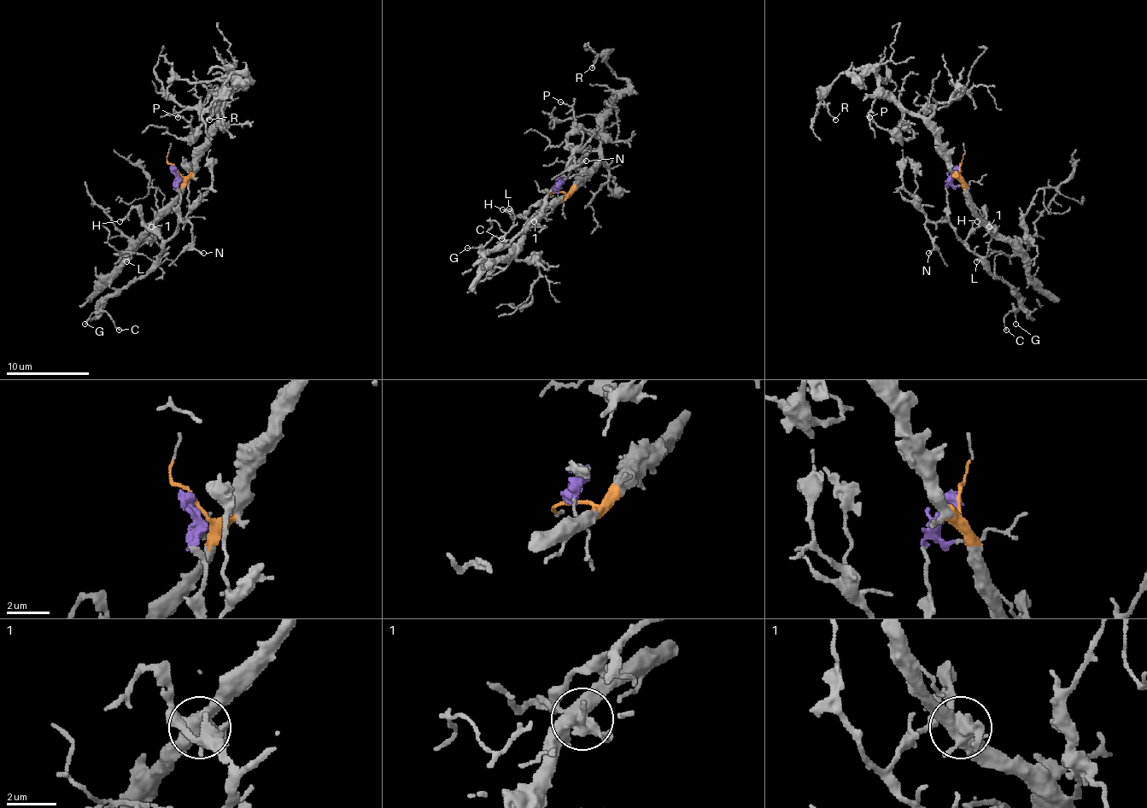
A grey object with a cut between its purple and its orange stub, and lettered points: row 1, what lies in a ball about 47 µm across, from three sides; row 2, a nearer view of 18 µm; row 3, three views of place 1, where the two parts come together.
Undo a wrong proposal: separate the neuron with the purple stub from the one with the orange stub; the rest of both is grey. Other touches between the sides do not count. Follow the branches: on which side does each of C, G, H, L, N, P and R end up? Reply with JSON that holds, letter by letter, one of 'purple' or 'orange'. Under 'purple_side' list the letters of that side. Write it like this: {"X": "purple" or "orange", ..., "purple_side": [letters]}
{"C": "purple", "G": "purple", "H": "purple", "L": "orange", "N": "purple", "P": "orange", "R": "orange", "purple_side": ["C", "G", "H", "N"]}

